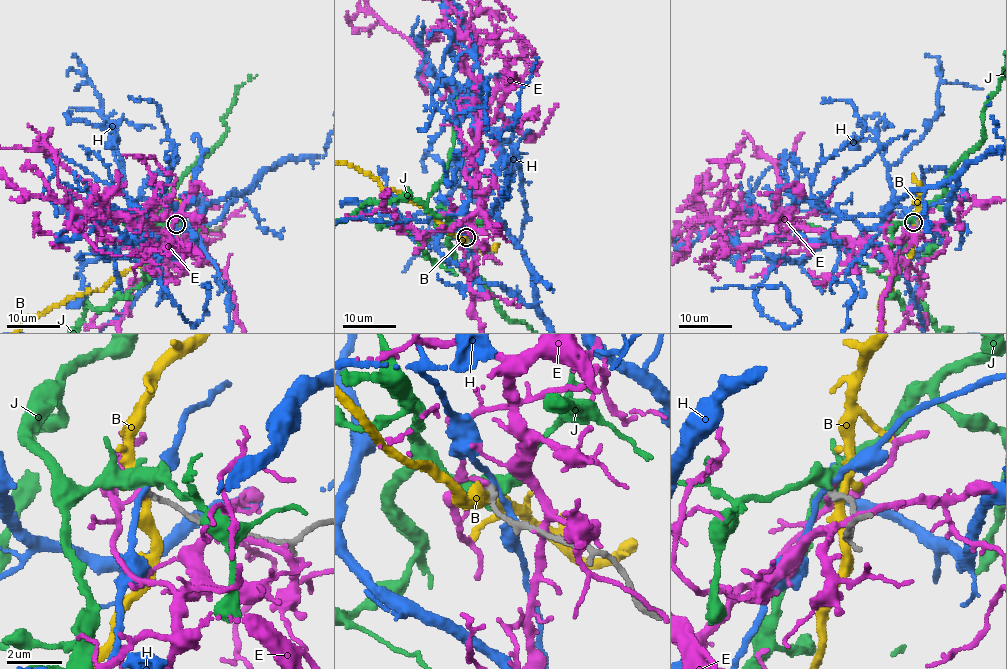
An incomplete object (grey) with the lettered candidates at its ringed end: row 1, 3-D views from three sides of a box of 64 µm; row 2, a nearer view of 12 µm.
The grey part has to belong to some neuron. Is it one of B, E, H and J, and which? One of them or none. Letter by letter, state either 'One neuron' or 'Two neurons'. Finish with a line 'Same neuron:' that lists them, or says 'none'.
B: Two neurons
E: Two neurons
H: Two neurons
J: Two neurons
Same neuron: none

